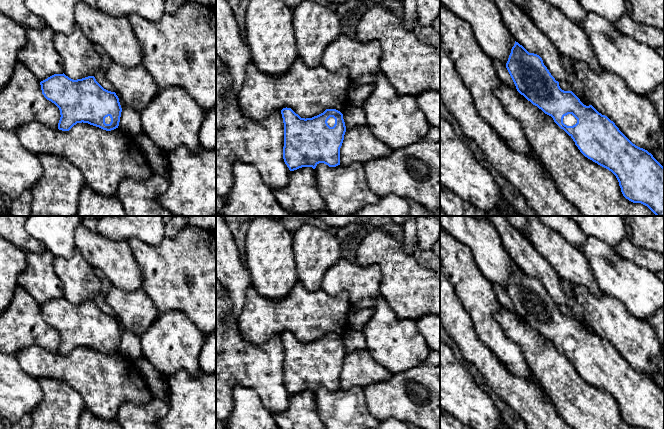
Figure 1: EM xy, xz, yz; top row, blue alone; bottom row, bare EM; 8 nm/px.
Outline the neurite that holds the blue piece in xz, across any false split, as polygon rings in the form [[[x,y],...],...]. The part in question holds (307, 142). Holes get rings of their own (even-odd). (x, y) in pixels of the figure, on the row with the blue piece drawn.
[[[291,108],[281,110],[284,123],[283,159],[290,171],[324,163],[340,165],[340,148],[346,126],[343,114],[326,109],[312,118],[301,118]]]

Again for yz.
[[[515,41],[506,68],[517,91],[533,105],[551,116],[575,142],[580,152],[611,171],[623,196],[633,203],[647,206],[656,216],[664,216],[664,167],[647,150],[633,144],[607,116],[592,105],[584,105],[572,91],[564,91],[551,75],[542,58],[529,53]]]

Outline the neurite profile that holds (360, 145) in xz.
[[[365,126],[346,130],[340,148],[340,165],[364,164],[369,160],[391,155],[392,150]]]

